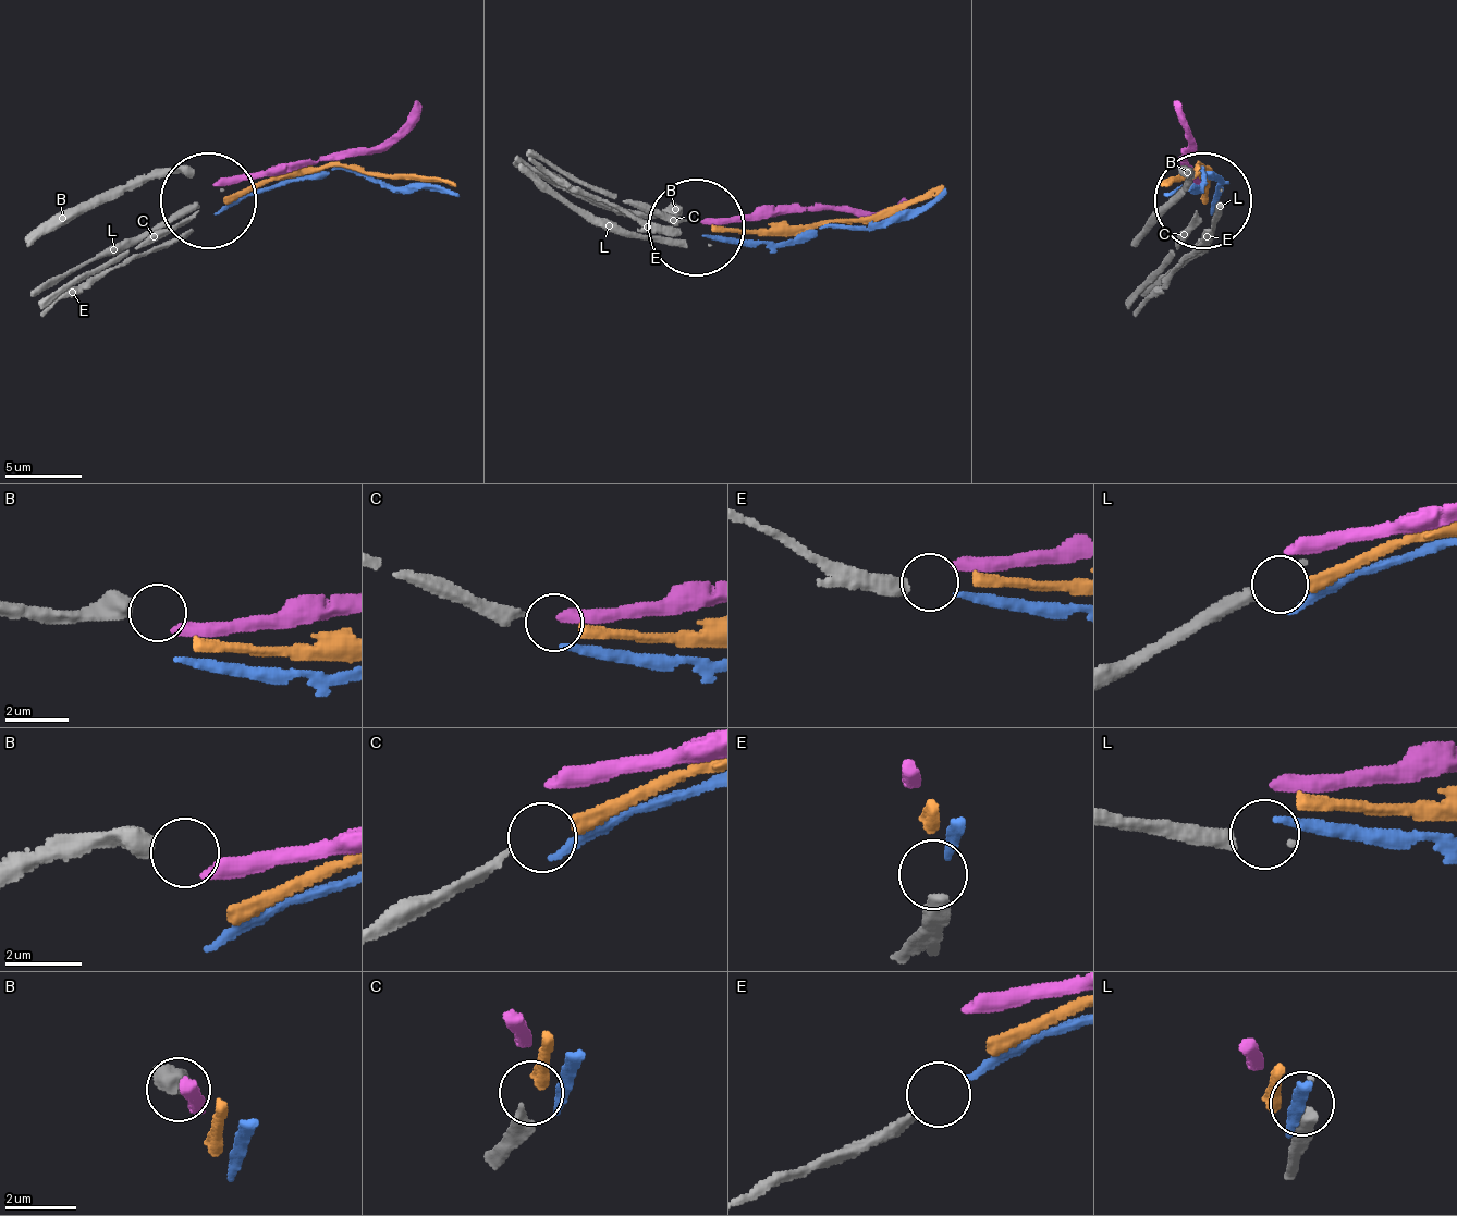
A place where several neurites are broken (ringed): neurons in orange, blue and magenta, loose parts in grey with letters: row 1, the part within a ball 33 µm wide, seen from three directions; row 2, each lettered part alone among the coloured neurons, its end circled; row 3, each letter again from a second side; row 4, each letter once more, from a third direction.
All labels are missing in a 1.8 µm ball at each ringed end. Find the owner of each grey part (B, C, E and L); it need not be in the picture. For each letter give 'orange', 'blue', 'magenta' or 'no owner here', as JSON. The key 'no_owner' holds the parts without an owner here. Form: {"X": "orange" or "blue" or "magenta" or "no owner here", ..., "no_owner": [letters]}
{"B": "magenta", "C": "orange", "E": "blue", "L": "no owner here", "no_owner": ["L"]}

